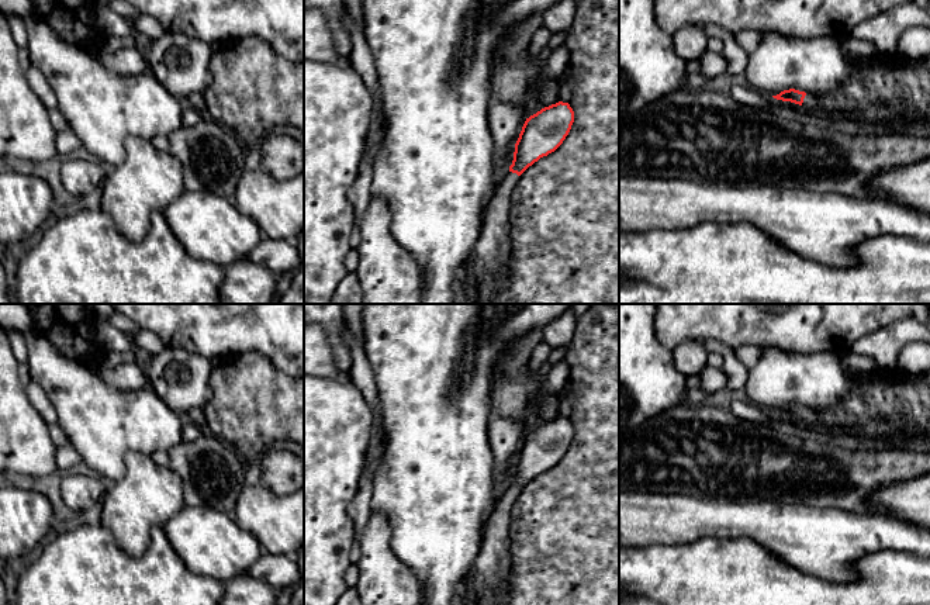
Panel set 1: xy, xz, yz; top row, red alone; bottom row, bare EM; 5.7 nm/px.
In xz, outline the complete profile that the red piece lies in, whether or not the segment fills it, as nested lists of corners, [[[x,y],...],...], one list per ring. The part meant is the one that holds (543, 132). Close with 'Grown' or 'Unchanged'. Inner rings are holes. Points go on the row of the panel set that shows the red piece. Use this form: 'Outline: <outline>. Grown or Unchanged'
Outline: [[[563,101],[544,107],[526,118],[515,144],[512,165],[509,166],[509,172],[499,179],[488,203],[487,212],[483,218],[483,228],[474,245],[473,257],[467,266],[478,291],[478,300],[474,304],[499,304],[499,294],[502,293],[509,276],[511,238],[508,231],[508,219],[514,186],[529,166],[532,166],[540,158],[554,152],[563,144],[571,129],[573,122],[574,111],[568,103]]]. Grown

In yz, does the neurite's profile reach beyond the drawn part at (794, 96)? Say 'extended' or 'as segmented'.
extended

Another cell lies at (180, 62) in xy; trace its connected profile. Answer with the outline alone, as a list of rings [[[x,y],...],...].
[[[165,32],[145,46],[148,69],[174,97],[201,94],[211,82],[212,44],[180,32]]]

